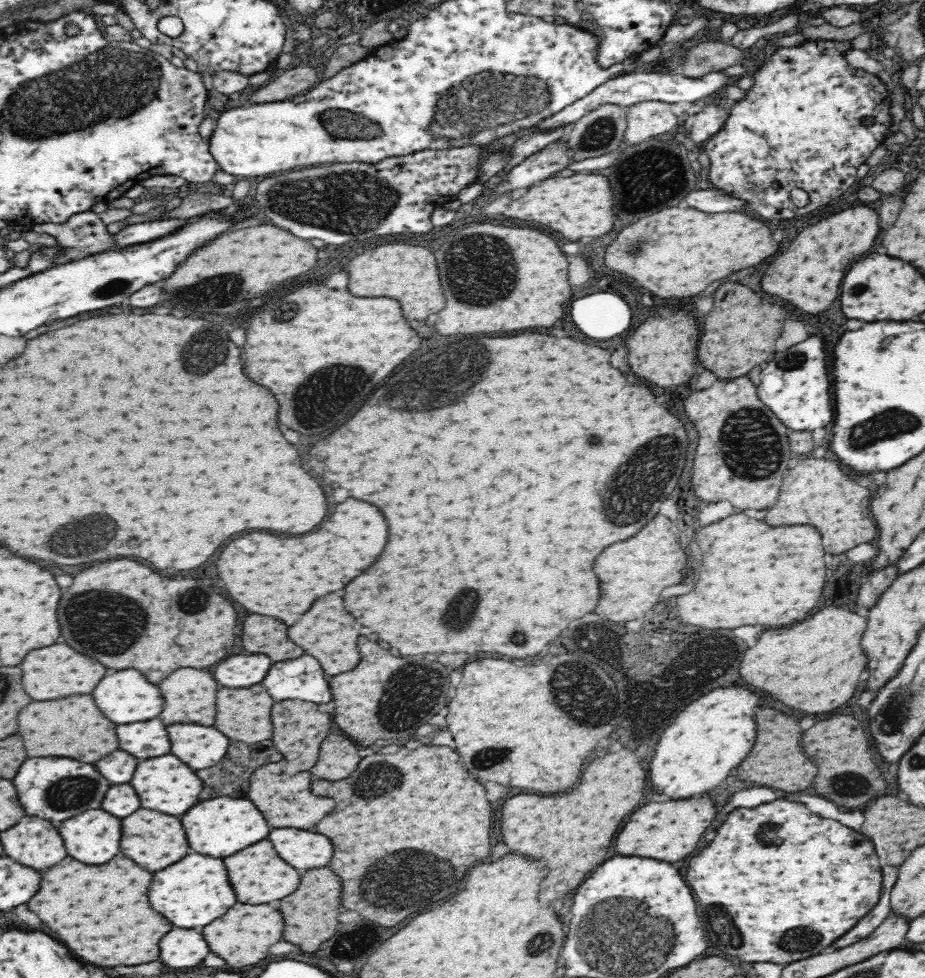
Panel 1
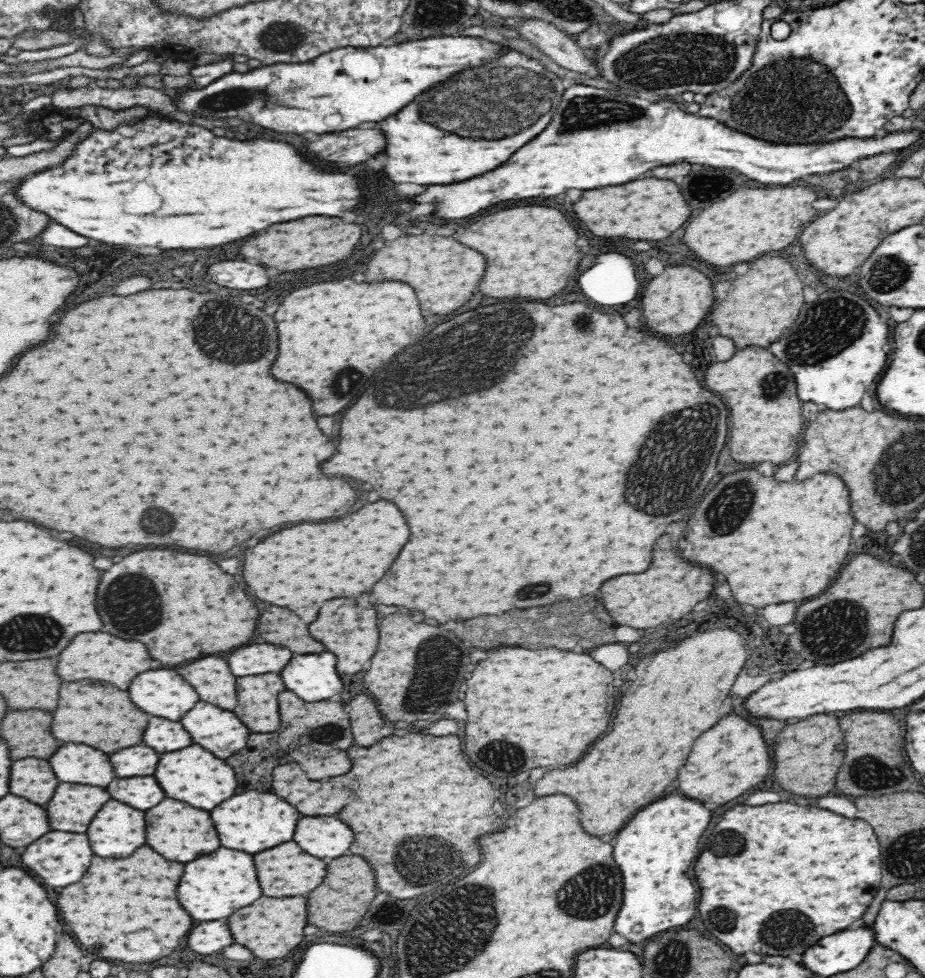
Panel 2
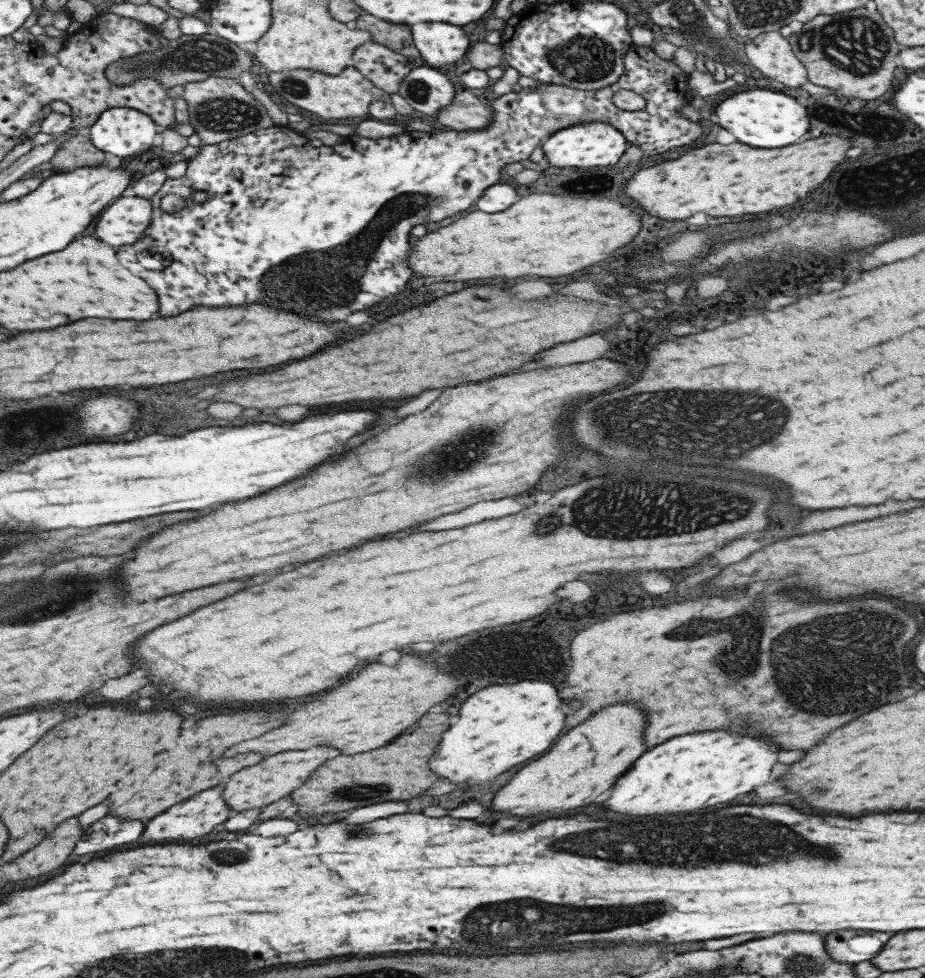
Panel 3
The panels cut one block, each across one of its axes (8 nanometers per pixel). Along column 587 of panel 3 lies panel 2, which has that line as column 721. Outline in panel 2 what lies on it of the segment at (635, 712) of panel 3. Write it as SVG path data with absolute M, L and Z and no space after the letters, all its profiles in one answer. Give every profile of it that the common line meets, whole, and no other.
M730 712L722 716L692 746L688 762L678 776L680 790L684 790L686 796L696 796L698 800L704 800L710 808L716 808L744 794L750 786L762 782L772 766L772 756L768 742L764 740L764 734L760 730L762 728L748 720L744 714Z

